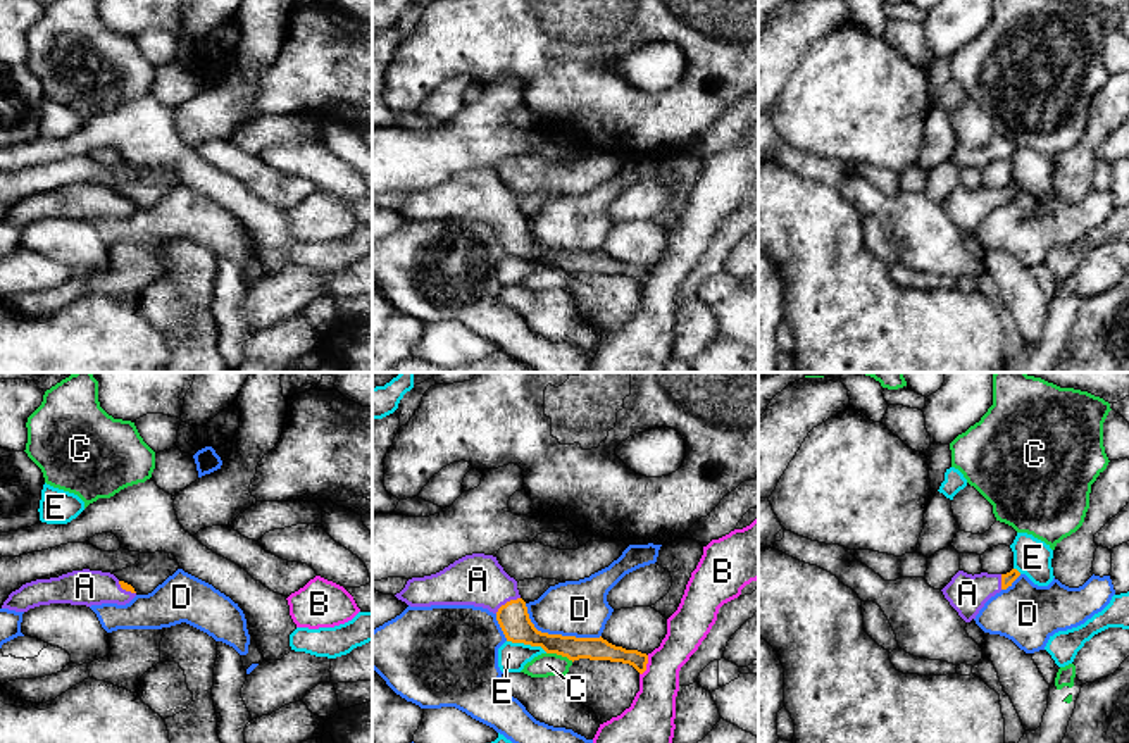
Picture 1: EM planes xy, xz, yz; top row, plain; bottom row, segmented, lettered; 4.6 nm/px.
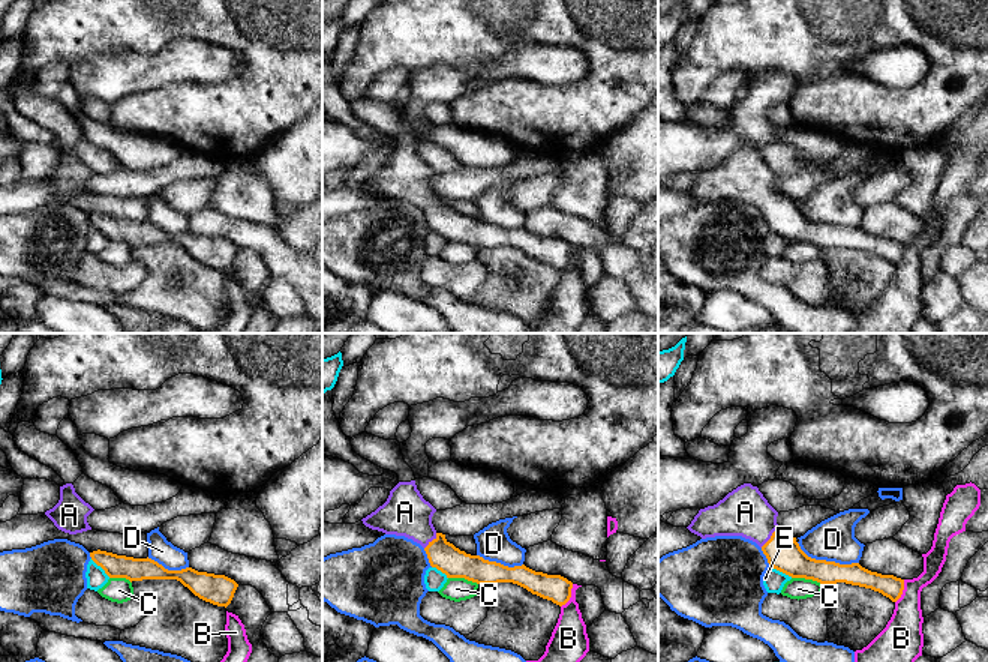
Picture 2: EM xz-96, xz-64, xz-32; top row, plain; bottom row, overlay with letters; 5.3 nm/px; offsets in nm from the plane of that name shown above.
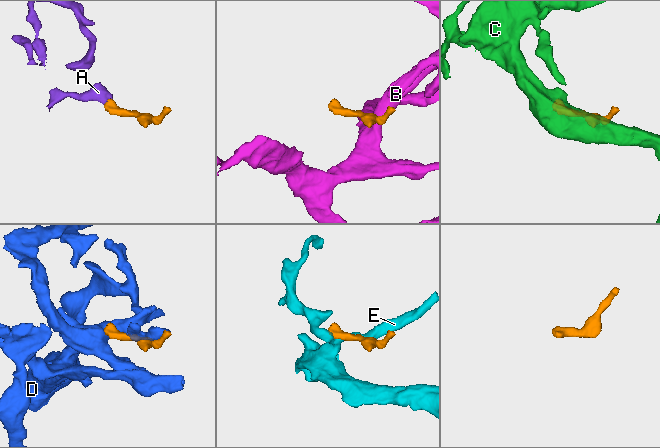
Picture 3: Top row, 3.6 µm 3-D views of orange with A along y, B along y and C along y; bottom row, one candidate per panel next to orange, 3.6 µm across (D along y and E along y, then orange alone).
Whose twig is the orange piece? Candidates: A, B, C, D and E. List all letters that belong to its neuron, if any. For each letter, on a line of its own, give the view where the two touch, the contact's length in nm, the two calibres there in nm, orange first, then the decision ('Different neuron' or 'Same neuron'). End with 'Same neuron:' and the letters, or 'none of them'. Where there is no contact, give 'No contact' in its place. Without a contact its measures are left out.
A: Touches orange in xz. Shared border 140 nm. Thickness 140 nm (orange) against 240 nm. Same neuron
B: Touches orange in xz. Shared border 100 nm. Thickness 110 nm (orange) against 220 nm. Different neuron
C: Touches orange in xz. Shared border 130 nm. Thickness 140 nm (orange) against 110 nm. Different neuron
D: Touches orange in xz. Shared border 400 nm. Thickness 140 nm (orange) against 260 nm. Different neuron
E: Touches orange in xz. Shared border 200 nm. Thickness 140 nm (orange) against 140 nm. Different neuron
Same neuron: A

